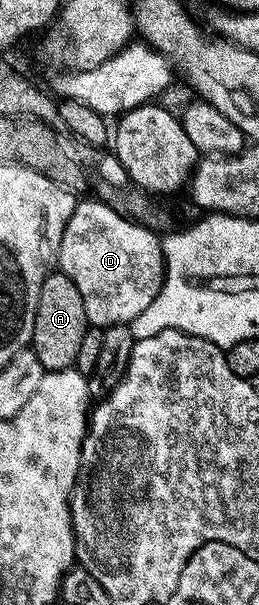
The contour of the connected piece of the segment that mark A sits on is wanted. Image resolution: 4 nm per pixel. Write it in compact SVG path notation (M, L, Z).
M59 270L49 272L42 282L42 294L38 298L34 334L30 345L34 354L38 354L38 362L42 362L45 372L57 372L75 365L78 348L89 327L86 306L82 306L82 294L78 294L78 286L70 282L65 272Z

